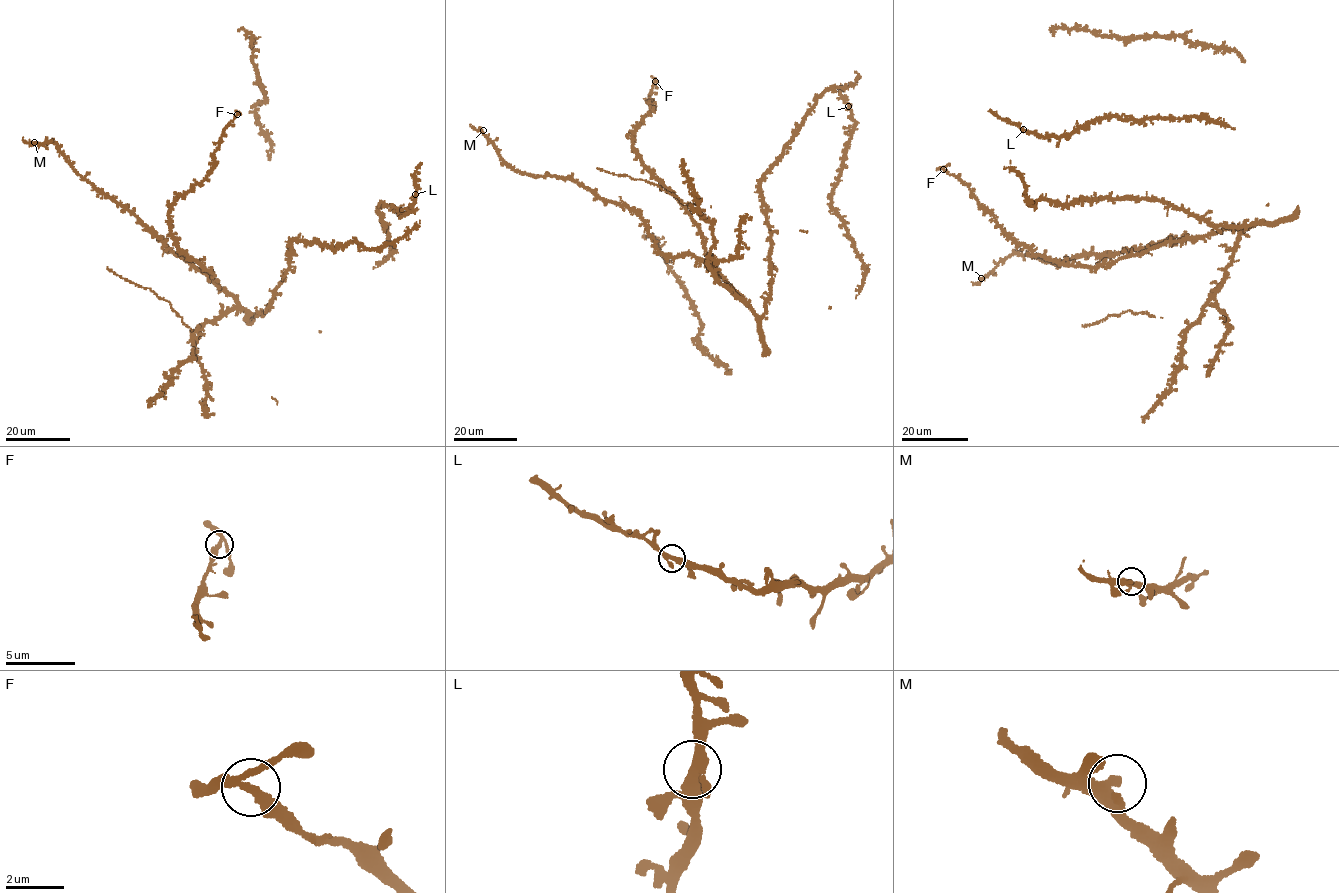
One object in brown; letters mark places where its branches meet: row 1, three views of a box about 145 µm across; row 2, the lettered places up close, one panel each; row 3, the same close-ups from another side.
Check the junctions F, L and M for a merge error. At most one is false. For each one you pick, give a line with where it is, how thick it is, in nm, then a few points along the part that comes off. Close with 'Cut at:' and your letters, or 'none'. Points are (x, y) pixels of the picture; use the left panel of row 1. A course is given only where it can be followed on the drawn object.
Cut at: none

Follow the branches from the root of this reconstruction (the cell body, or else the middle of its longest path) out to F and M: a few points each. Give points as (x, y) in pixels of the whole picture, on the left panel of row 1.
F: (286, 271), (268, 310), (255, 316), (178, 248), (171, 232), (174, 201), (208, 174), (224, 129), (238, 114)
M: (286, 271), (268, 310), (255, 316), (206, 274), (174, 254), (136, 216), (76, 174), (52, 141), (34, 142)

